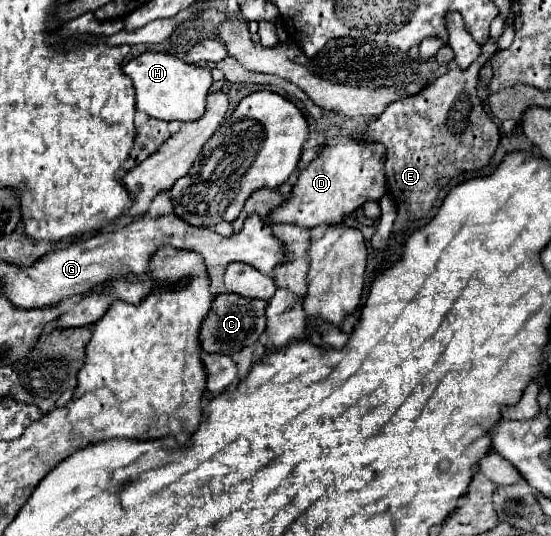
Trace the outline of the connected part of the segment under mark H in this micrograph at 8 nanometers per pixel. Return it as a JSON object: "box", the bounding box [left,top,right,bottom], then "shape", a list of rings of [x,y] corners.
{"box":[124,53,212,121],"shape":[[[144,53],[124,65],[124,73],[134,81],[136,109],[162,121],[198,121],[206,111],[206,95],[212,85],[208,67],[182,63],[174,53]]]}

